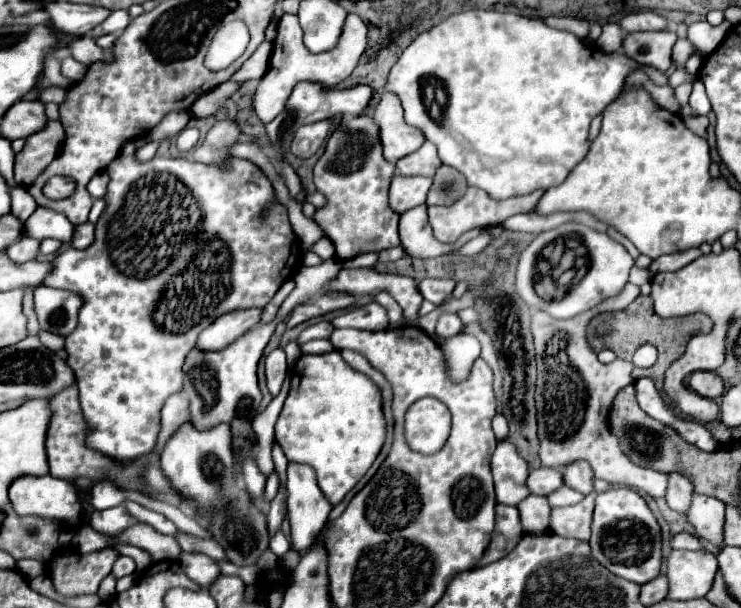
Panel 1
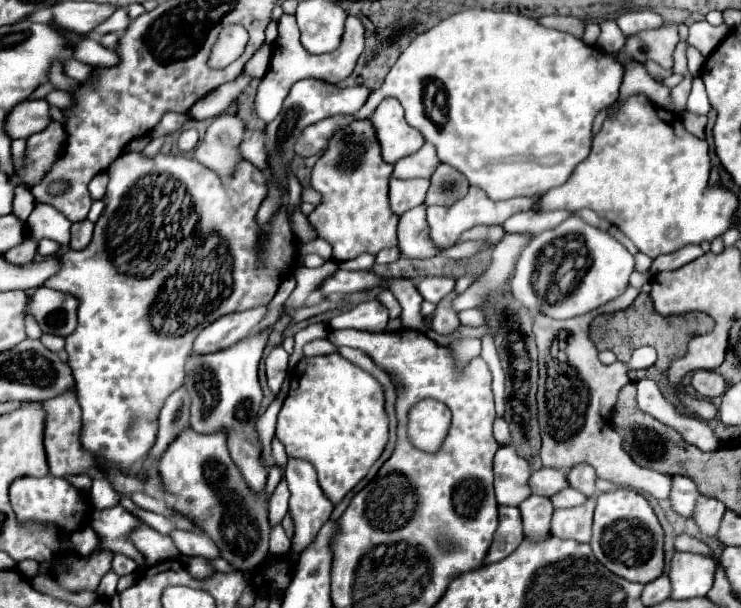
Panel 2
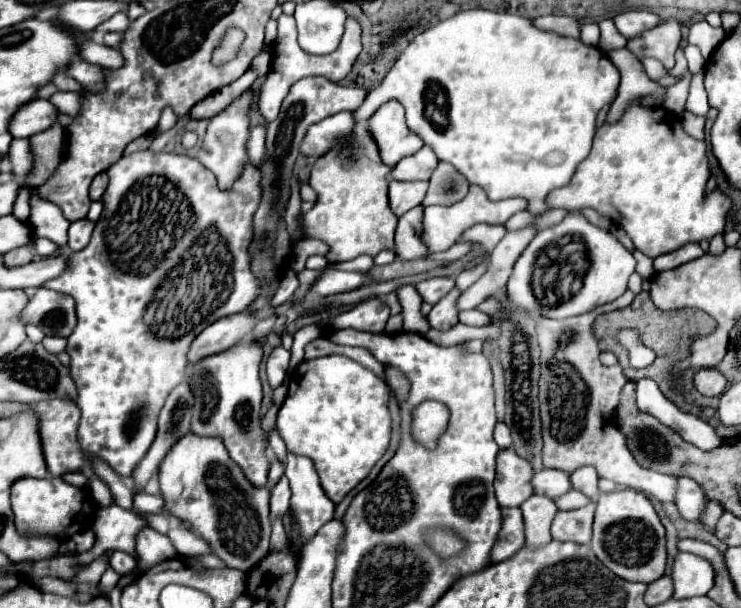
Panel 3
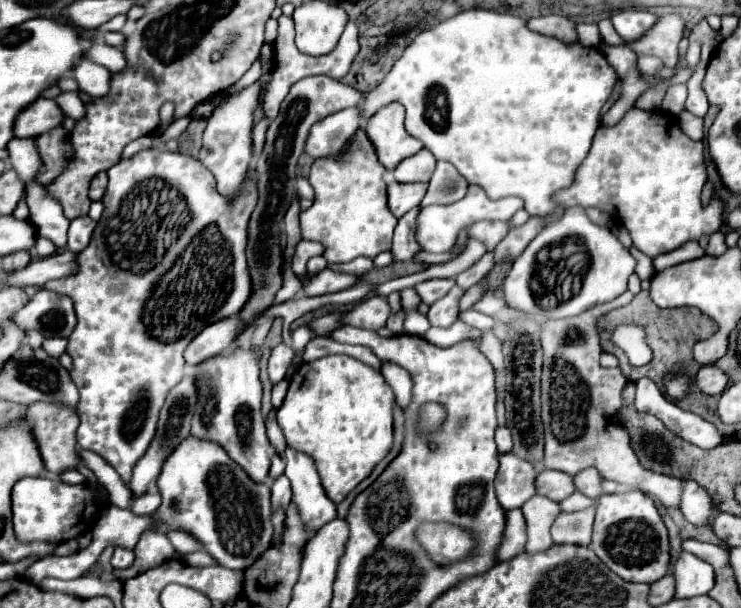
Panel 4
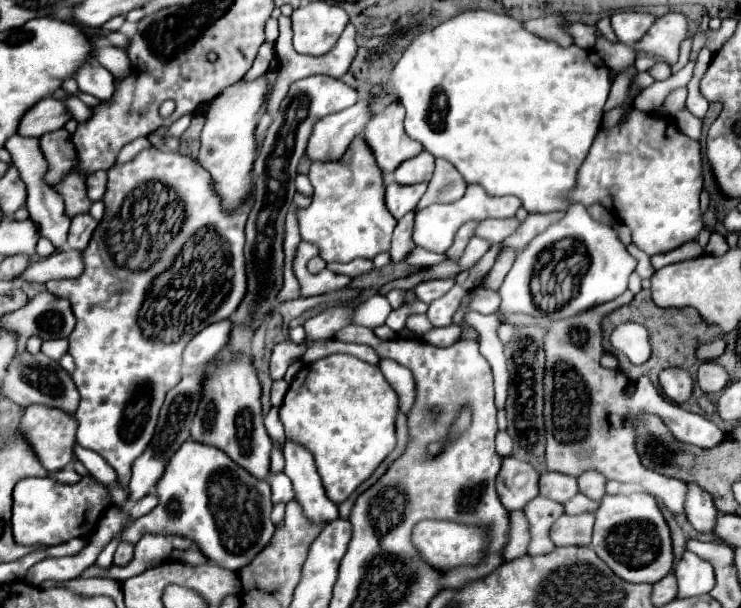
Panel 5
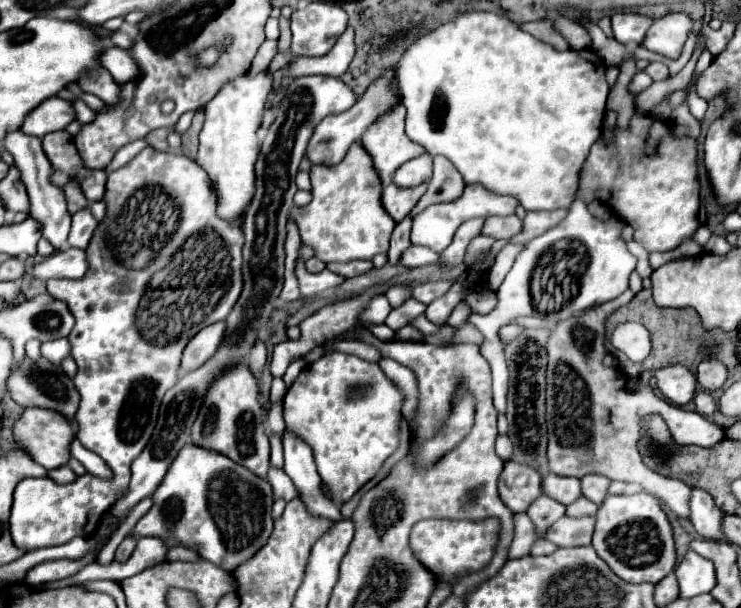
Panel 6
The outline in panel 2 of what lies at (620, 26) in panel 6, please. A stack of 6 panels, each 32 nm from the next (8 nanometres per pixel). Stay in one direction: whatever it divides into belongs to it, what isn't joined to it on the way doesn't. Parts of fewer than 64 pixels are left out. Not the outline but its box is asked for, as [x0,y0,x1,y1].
[616,10,664,36]

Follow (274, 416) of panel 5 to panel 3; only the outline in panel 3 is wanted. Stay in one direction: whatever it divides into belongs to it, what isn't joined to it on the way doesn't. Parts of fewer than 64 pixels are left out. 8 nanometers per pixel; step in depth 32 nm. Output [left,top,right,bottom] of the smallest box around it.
[268,428,286,460]

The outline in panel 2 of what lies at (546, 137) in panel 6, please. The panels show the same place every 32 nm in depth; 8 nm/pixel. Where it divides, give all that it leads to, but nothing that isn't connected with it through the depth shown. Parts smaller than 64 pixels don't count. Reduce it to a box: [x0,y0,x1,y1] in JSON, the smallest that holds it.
[354,8,624,212]

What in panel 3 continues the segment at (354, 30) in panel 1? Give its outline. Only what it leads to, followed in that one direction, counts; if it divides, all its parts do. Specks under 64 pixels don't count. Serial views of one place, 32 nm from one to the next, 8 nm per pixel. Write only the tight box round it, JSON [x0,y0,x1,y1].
[258,14,362,122]

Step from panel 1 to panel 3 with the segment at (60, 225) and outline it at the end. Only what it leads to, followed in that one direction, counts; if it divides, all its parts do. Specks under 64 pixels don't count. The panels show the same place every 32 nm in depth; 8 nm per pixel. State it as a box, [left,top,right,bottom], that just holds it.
[28,188,70,246]

